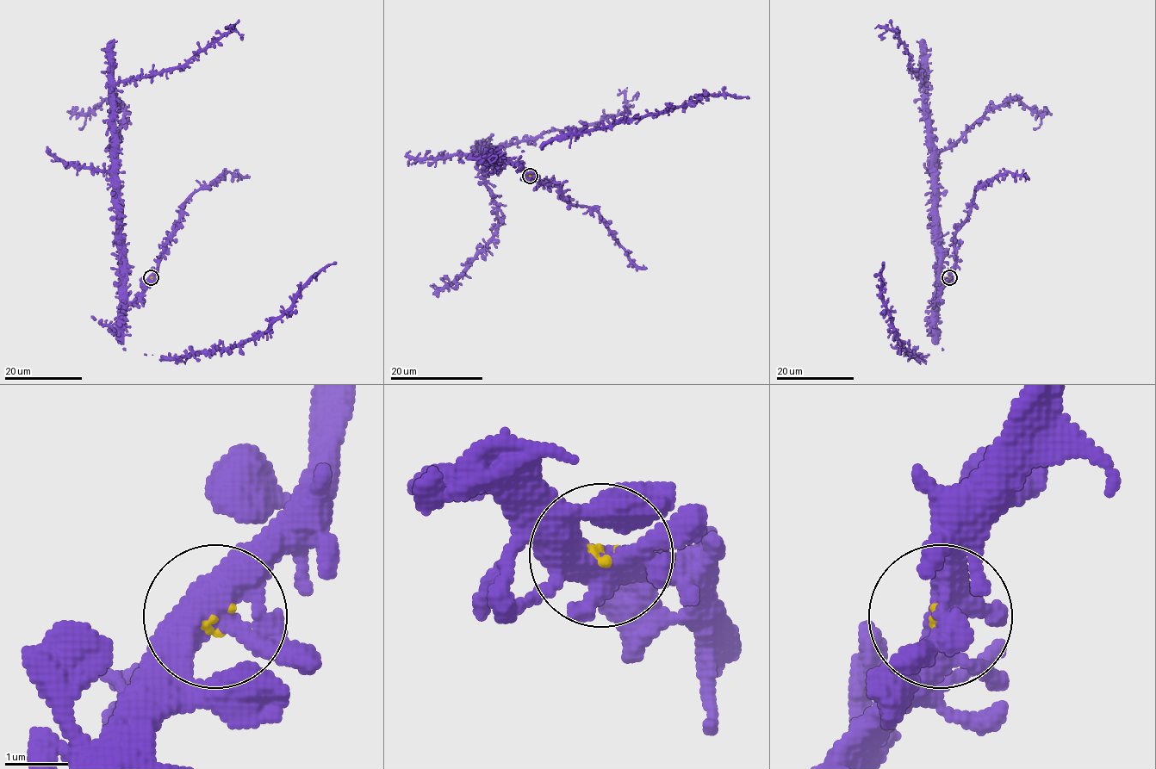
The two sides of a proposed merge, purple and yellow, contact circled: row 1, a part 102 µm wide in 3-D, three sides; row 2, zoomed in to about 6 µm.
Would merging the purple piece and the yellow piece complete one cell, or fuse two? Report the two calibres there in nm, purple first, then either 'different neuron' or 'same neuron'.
480/70 nm | same neuron

